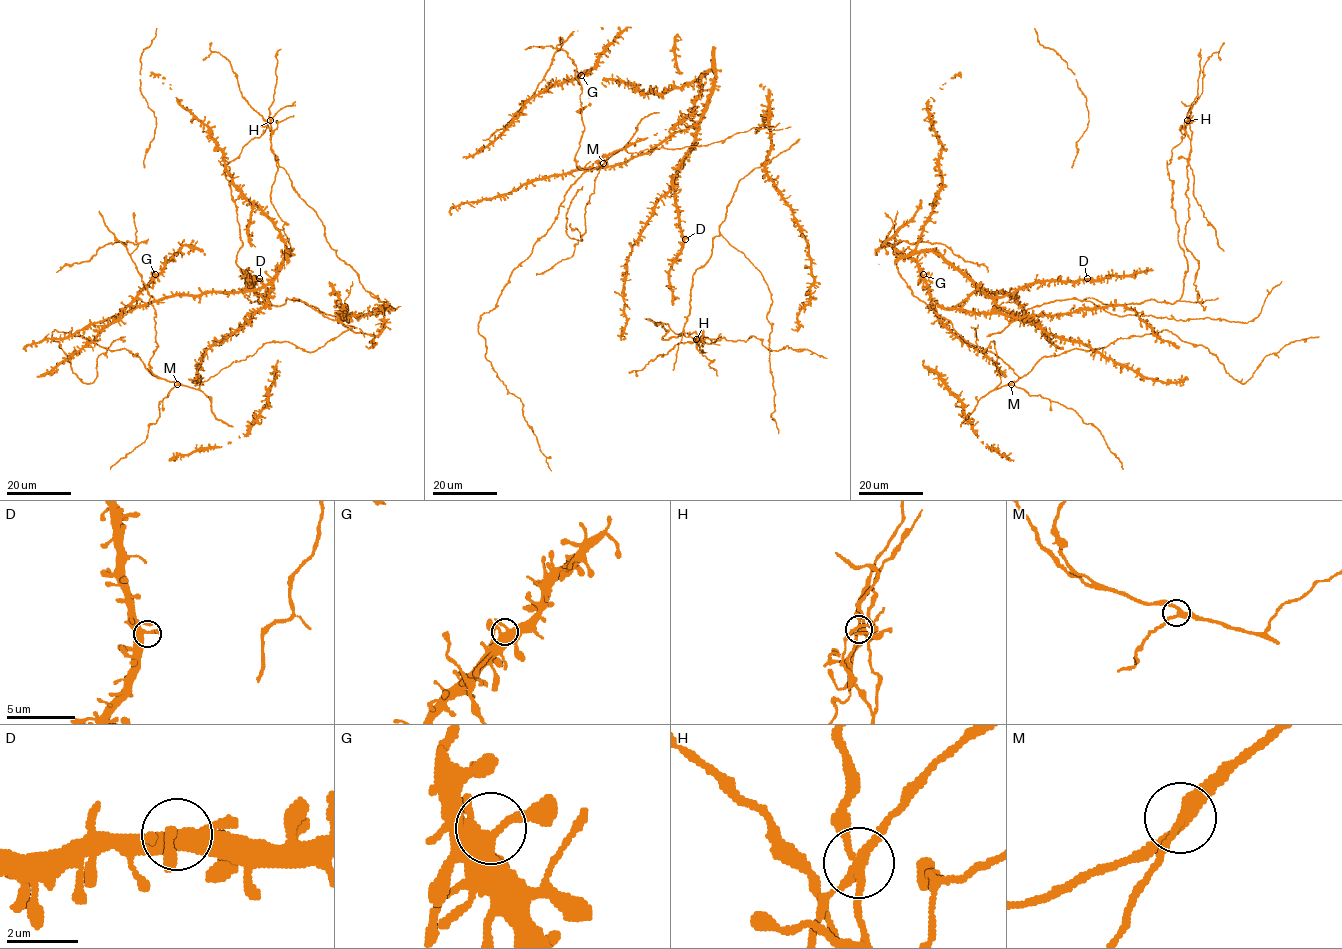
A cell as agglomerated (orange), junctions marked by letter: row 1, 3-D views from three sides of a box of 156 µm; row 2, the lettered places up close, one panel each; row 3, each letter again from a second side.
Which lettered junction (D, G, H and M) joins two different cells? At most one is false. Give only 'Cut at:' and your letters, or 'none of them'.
Cut at: H

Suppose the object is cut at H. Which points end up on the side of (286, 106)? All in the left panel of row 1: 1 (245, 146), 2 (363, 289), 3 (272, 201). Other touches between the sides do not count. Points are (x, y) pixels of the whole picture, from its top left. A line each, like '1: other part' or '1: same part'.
1: same part
2: other part
3: other part

